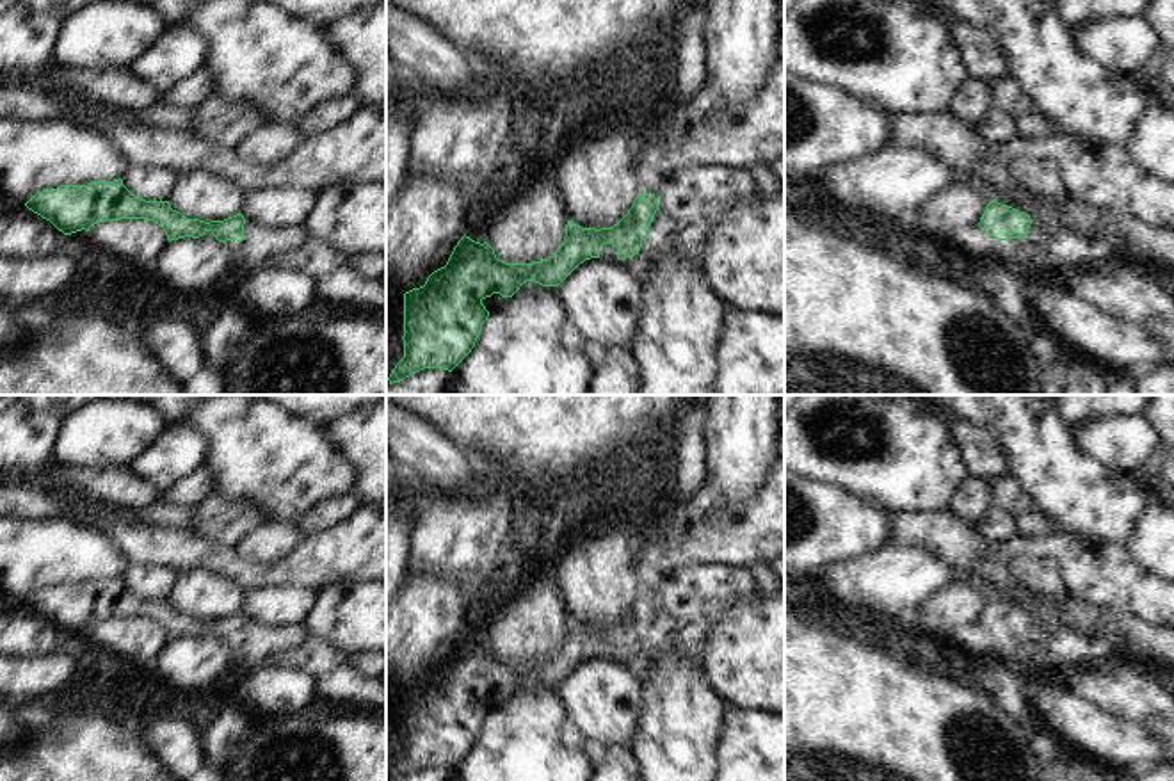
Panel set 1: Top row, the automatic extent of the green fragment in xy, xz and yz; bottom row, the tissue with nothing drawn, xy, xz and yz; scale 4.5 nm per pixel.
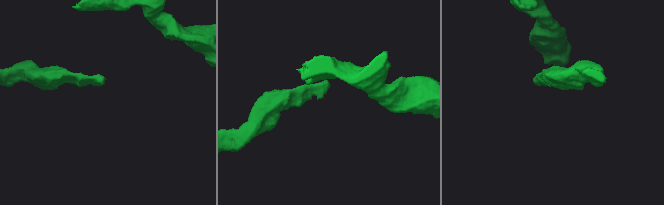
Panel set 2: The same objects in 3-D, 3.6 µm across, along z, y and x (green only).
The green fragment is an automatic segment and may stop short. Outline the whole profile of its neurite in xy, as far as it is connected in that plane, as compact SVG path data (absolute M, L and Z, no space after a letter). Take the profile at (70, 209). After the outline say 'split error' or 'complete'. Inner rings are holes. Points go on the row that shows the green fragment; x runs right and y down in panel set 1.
M121 178L114 181L92 181L87 185L60 185L57 189L37 192L25 206L50 221L64 235L82 229L89 231L96 222L148 219L164 228L169 242L185 237L215 238L228 251L229 263L244 269L249 276L269 267L295 269L315 281L317 299L324 301L342 301L350 294L354 285L354 270L349 265L349 256L327 242L311 237L304 226L270 228L254 221L245 221L242 213L210 222L187 219L173 210L169 201L146 201L137 197L123 185Z; split error

